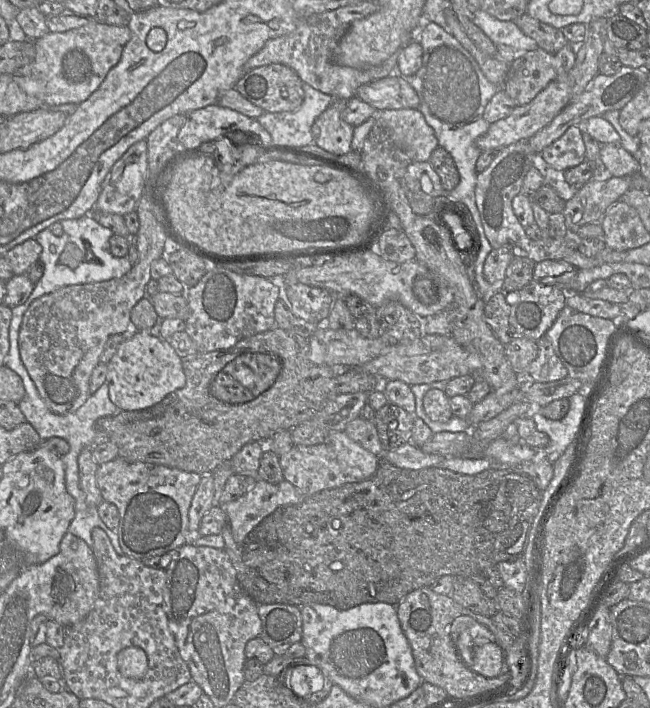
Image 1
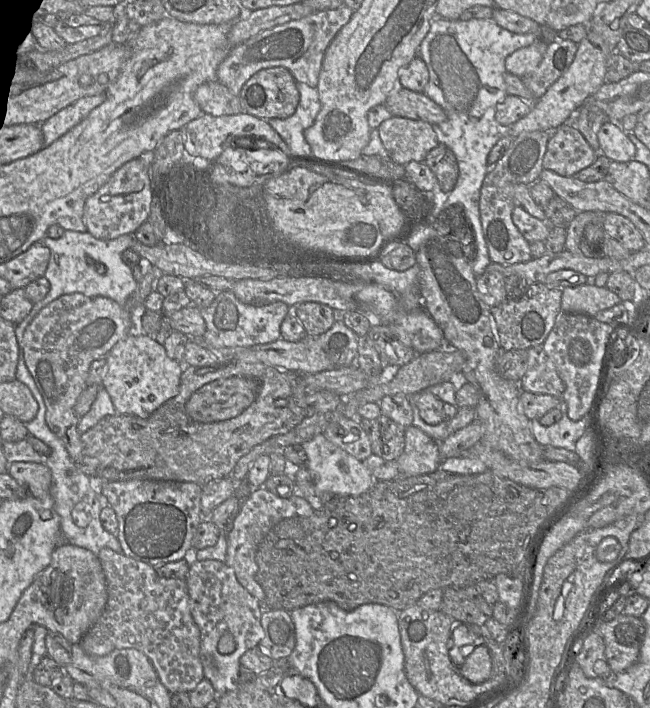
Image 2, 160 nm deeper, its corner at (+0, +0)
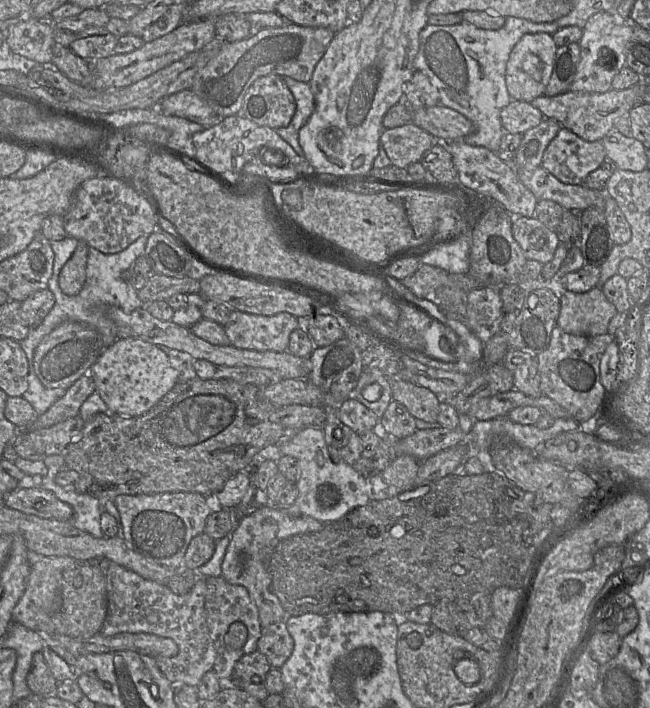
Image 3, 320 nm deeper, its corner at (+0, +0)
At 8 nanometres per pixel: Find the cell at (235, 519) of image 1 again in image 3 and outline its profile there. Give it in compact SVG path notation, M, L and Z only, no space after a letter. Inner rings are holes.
M259 505L243 516L231 533L231 540L222 563L222 577L230 584L243 586L254 601L262 628L285 621L287 615L275 594L271 592L269 555L283 539L317 532L324 524L308 516L292 517L273 505Z

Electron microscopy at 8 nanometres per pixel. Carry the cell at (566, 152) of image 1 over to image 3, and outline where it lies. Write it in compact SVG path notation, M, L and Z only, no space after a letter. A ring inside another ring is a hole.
M561 127L544 151L541 167L565 184L582 185L584 179L596 170L606 158L601 140L587 142L567 128Z

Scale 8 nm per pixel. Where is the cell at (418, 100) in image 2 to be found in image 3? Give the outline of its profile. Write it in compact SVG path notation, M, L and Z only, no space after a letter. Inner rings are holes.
M442 104L412 111L411 123L436 140L456 141L473 131L473 123L469 119Z

